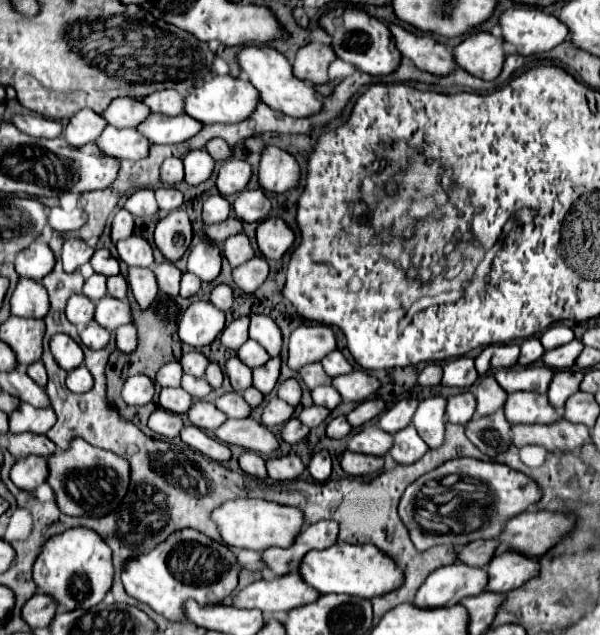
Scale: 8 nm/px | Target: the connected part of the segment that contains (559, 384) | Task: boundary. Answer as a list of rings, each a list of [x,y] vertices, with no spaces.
[[[559,369],[559,371],[555,371],[553,381],[549,385],[549,391],[547,391],[547,397],[549,397],[549,403],[555,407],[555,411],[559,415],[563,415],[565,401],[573,393],[579,391],[581,379],[583,379],[583,371],[579,371],[579,369]]]

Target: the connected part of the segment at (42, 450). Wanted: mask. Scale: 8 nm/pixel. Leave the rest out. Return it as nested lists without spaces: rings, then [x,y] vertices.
[[[5,433],[7,449],[13,457],[27,455],[51,455],[55,451],[55,443],[51,443],[45,435],[37,433]]]

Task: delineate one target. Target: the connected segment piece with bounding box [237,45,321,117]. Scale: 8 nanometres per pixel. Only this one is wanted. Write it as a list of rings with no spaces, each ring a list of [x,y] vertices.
[[[245,45],[237,53],[237,65],[241,75],[259,91],[259,99],[271,109],[291,117],[307,117],[321,109],[321,101],[315,97],[315,91],[291,73],[291,63],[277,49],[269,45]]]

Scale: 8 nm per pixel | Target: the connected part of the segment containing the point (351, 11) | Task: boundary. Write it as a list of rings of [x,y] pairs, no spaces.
[[[335,5],[321,15],[319,27],[325,29],[325,33],[331,37],[331,47],[333,47],[335,55],[339,59],[355,65],[359,71],[365,71],[371,75],[387,75],[387,73],[395,71],[395,63],[401,61],[395,41],[391,39],[391,33],[387,31],[387,25],[383,21],[367,15],[363,9]]]

